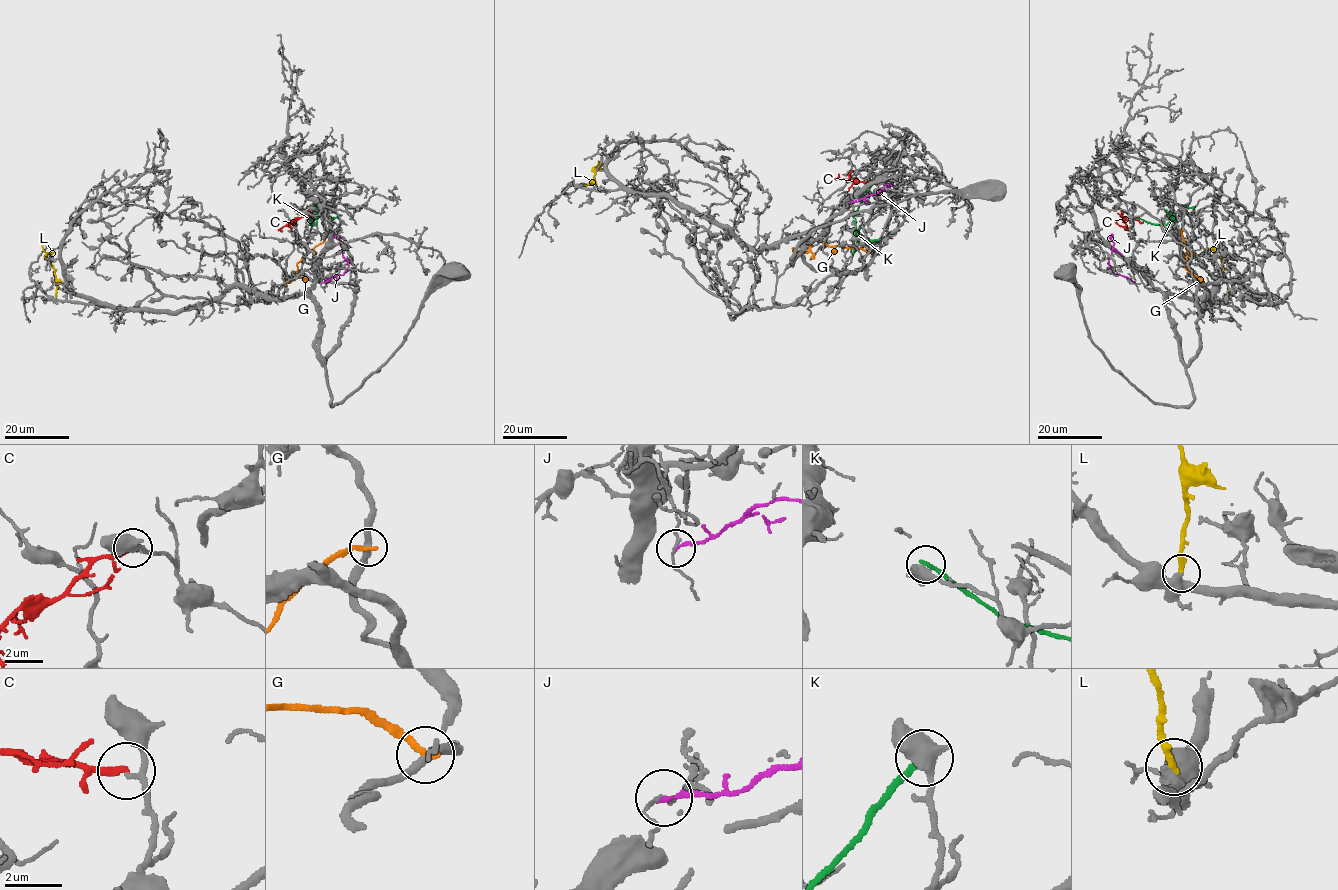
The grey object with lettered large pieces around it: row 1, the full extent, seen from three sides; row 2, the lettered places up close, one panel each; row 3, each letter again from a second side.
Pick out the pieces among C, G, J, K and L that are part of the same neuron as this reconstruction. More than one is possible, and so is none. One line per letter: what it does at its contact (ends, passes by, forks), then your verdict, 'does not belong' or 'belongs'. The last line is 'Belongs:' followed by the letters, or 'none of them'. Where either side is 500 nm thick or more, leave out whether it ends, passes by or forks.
C: it ends there; does not belong
G: it ends there; does not belong
J: it ends there; does not belong
K: does not belong
L: it ends there; does not belong
Belongs: none of them

